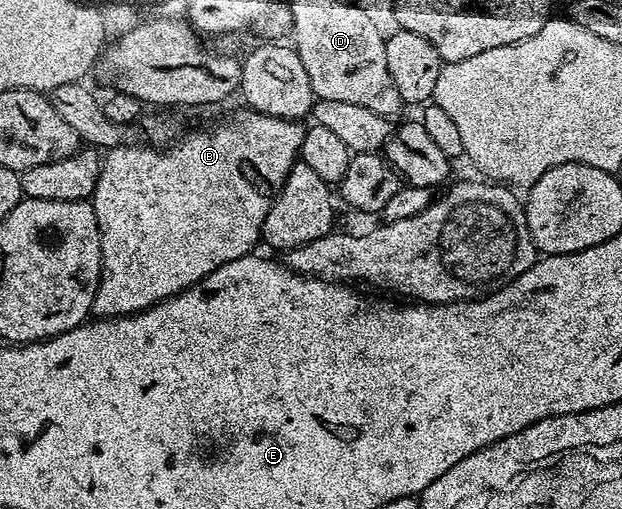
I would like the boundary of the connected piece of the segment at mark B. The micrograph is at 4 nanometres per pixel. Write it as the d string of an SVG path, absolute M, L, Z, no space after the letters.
M244 111L235 113L233 120L227 121L226 124L215 125L213 132L189 132L185 137L182 135L180 139L166 147L152 147L146 146L144 143L141 145L128 142L117 148L110 148L104 153L99 182L91 197L101 235L101 277L99 278L97 293L93 299L92 315L94 317L130 316L136 312L147 310L161 300L170 300L171 297L177 296L183 290L191 287L192 284L198 284L200 280L207 278L207 274L219 270L219 266L223 266L227 262L235 262L235 258L248 256L256 249L253 247L259 244L261 240L263 218L267 218L267 210L271 210L273 197L281 191L282 182L287 178L293 165L298 163L306 125L295 120L268 116L262 112Z

